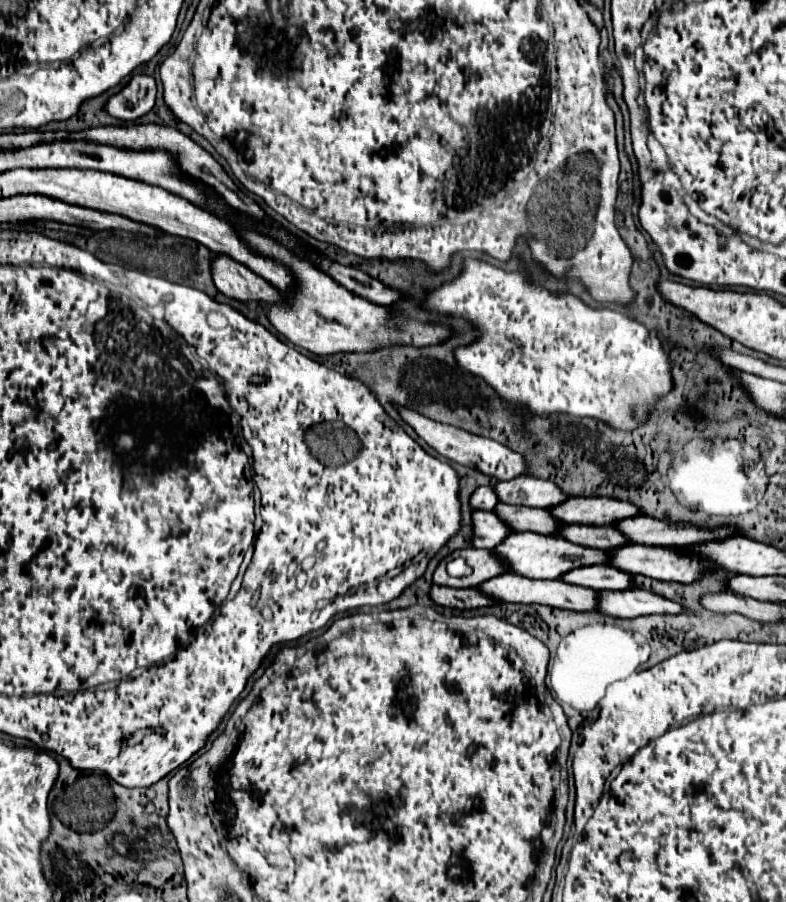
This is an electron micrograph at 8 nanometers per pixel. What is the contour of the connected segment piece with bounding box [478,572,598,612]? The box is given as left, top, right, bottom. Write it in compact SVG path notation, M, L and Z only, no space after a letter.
M506 572L500 574L496 578L490 578L486 582L482 582L478 586L480 592L484 592L486 596L494 598L500 604L506 602L524 602L524 604L546 604L552 608L562 608L562 610L576 610L576 612L584 612L584 610L594 610L598 604L598 592L592 588L584 588L584 586L572 586L566 584L562 580L530 580L530 578L522 578L514 572Z

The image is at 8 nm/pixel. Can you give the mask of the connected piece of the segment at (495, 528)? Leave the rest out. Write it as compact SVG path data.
M476 510L472 514L472 540L470 542L474 548L492 550L508 534L510 534L510 528L496 516L496 512Z

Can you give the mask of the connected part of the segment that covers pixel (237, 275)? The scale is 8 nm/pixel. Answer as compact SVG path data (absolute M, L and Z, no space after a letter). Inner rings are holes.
M216 254L212 260L212 280L216 288L240 302L270 304L280 298L280 292L266 280L258 278L250 268L230 260L226 254Z

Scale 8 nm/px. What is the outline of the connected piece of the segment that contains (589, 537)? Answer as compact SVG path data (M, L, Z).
M566 524L560 526L560 534L564 540L570 540L580 546L588 548L618 548L622 544L628 544L628 538L622 536L614 526L584 526L584 524Z

